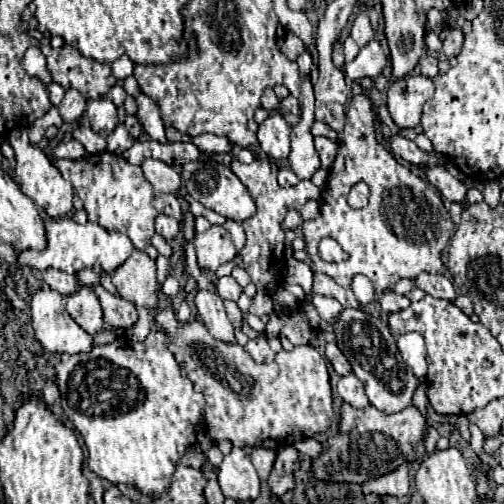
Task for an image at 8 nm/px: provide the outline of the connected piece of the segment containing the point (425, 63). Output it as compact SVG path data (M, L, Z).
M421 57L419 69L421 69L421 75L433 79L433 77L439 73L439 69L437 69L437 59L435 59L435 57Z

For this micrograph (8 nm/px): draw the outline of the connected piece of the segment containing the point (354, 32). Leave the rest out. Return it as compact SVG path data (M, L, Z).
M361 9L361 11L355 15L349 35L355 39L357 45L367 45L367 43L375 37L375 33L373 33L373 29L371 29L371 25L369 25L369 17L367 17L367 11L365 11L365 9Z

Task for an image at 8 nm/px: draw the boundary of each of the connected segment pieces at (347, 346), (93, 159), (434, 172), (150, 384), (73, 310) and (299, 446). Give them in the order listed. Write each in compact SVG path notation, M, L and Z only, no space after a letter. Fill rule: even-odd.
M347 307L335 319L333 331L337 337L337 347L343 351L343 355L351 363L353 373L359 377L359 381L363 381L365 393L373 407L391 415L391 413L399 413L413 405L413 395L415 395L419 381L409 369L409 365L405 365L405 361L401 359L397 351L397 343L393 335L389 333L389 327L385 321L361 309Z
M101 153L91 155L81 161L71 159L57 159L55 167L61 171L61 175L73 183L77 197L83 201L85 211L91 221L99 223L107 231L121 231L127 233L135 249L145 251L145 247L151 243L149 239L155 233L155 217L157 215L169 215L177 221L181 221L181 205L175 195L163 195L153 190L149 181L143 177L141 167L131 165L119 155Z
M421 165L419 169L425 173L425 177L429 179L429 183L431 183L433 187L437 187L437 189L441 191L441 195L443 195L445 199L449 199L449 201L459 201L459 203L463 203L463 201L465 201L465 191L467 191L469 187L483 189L483 183L475 183L475 181L471 181L471 179L467 179L465 183L457 181L457 179L445 169L445 165Z
M151 331L147 335L147 339L143 343L135 343L135 341L125 341L125 339L117 339L109 345L103 345L103 347L93 347L89 353L77 353L77 355L69 355L69 357L63 357L57 365L55 365L55 383L61 391L61 407L67 415L67 419L73 423L73 427L79 431L79 435L83 437L85 441L85 447L89 451L89 469L101 477L101 479L107 479L115 485L119 483L127 483L127 485L135 485L141 493L149 493L153 497L159 497L163 493L167 493L169 489L169 483L171 483L171 475L175 471L175 465L179 461L179 443L181 443L181 453L189 447L189 445L195 445L195 435L197 435L197 425L203 423L203 395L201 393L195 393L193 391L193 385L191 381L179 371L179 365L175 363L175 359L171 357L171 353L167 351L167 335L165 333L159 333L159 331Z
M79 289L75 295L65 297L65 301L67 301L69 315L83 331L87 331L89 335L103 331L105 327L103 309L99 305L97 295L91 289Z
M309 437L309 439L301 439L301 441L293 443L293 447L295 447L295 449L299 451L299 453L303 453L303 455L309 455L309 457L313 459L313 457L317 457L317 455L319 455L319 449L321 449L321 443Z

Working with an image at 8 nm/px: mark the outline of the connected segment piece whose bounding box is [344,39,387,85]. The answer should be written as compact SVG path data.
M373 39L367 47L363 47L359 51L359 55L351 63L345 64L344 73L351 83L359 85L359 81L363 77L375 79L377 75L381 75L385 65L387 65L387 55L385 55L383 47L379 45L379 41Z

